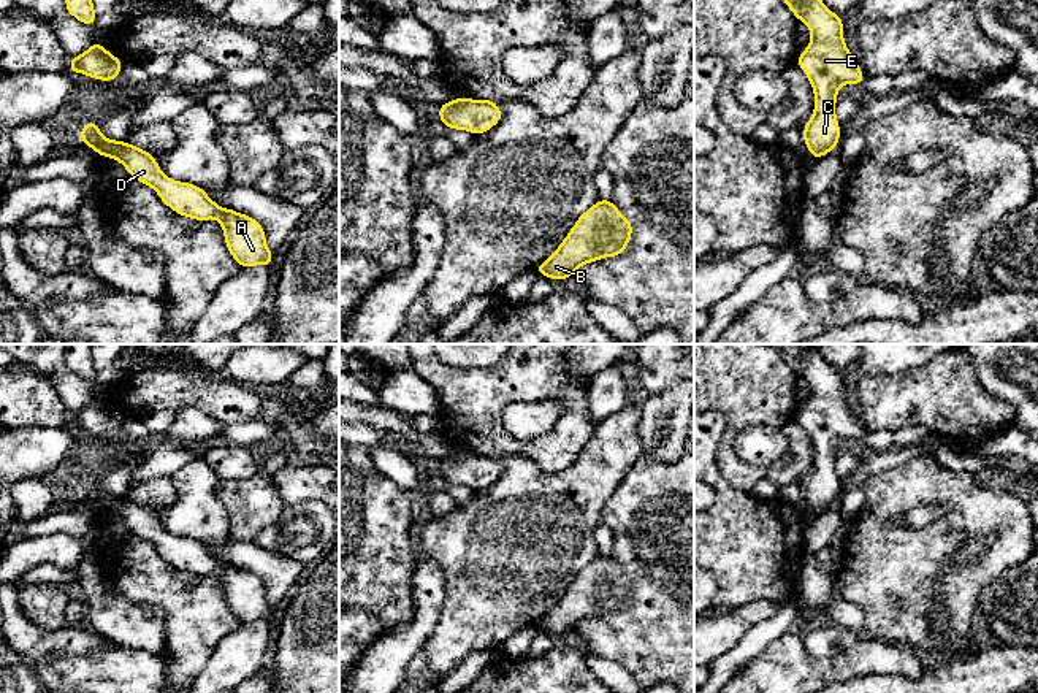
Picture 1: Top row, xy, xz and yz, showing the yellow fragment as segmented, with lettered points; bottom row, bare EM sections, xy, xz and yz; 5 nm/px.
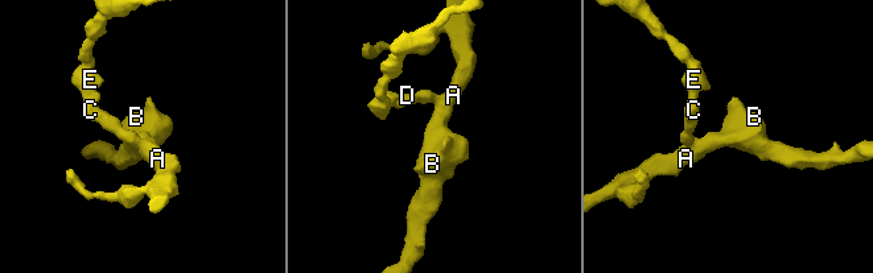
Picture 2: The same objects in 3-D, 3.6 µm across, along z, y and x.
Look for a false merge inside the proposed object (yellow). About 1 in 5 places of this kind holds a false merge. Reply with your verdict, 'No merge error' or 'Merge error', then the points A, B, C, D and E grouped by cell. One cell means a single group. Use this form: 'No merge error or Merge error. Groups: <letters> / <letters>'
No merge error. Groups: A B C D E

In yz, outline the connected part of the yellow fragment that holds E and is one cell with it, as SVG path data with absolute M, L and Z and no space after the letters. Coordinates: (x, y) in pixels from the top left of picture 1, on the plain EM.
M800 344L775 346L811 387L811 396L796 419L803 425L815 446L815 466L803 482L803 498L810 511L819 514L840 496L840 481L835 471L840 441L857 441L865 436L865 430L843 396L843 374L829 366L816 347L803 352Z

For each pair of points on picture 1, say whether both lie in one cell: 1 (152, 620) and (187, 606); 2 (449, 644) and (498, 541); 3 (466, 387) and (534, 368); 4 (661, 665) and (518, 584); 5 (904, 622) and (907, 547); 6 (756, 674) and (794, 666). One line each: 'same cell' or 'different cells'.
1: different cells
2: same cell
3: same cell
4: different cells
5: same cell
6: same cell

